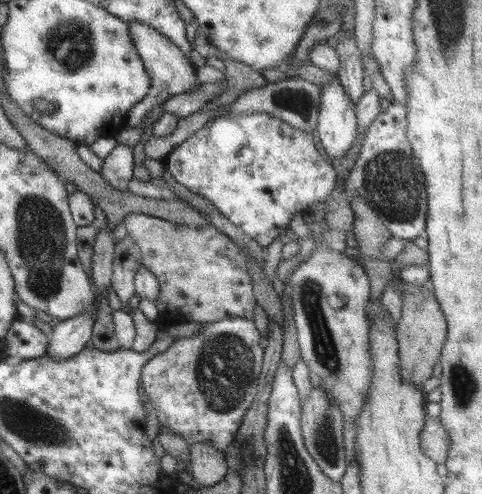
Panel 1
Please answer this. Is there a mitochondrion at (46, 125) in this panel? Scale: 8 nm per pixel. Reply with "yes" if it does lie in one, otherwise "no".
no

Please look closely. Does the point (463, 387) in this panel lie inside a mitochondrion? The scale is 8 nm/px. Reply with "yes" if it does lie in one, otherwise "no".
yes

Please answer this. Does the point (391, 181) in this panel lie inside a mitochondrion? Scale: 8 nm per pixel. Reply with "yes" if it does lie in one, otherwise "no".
yes

